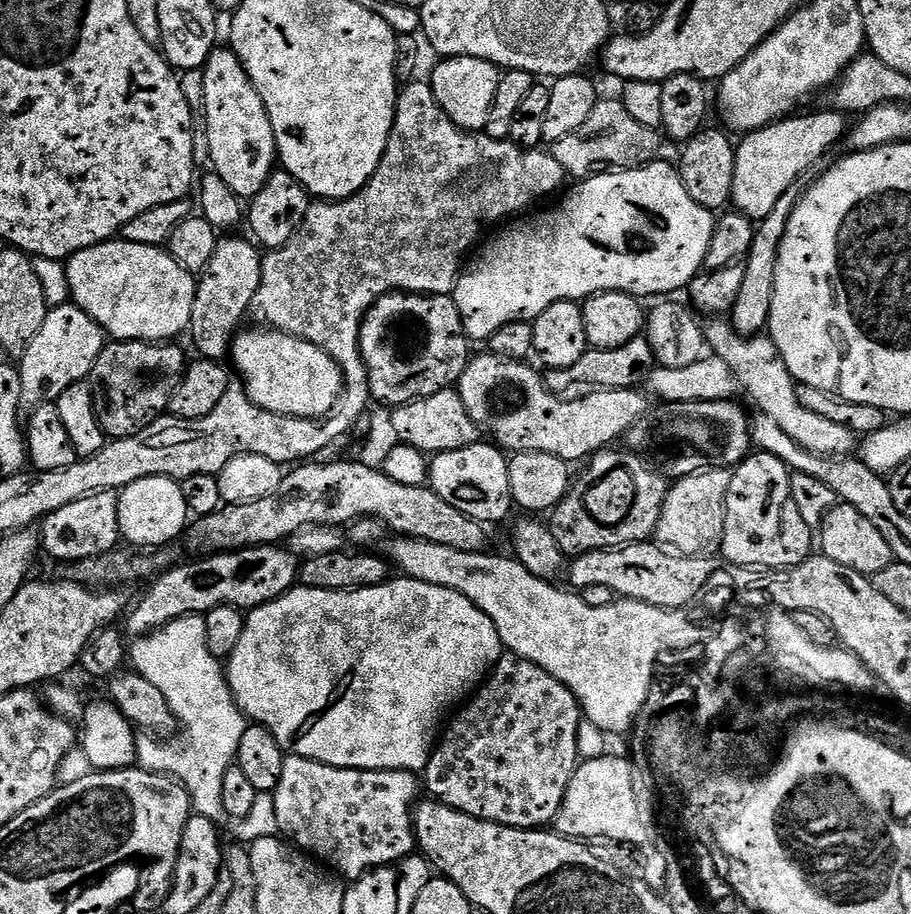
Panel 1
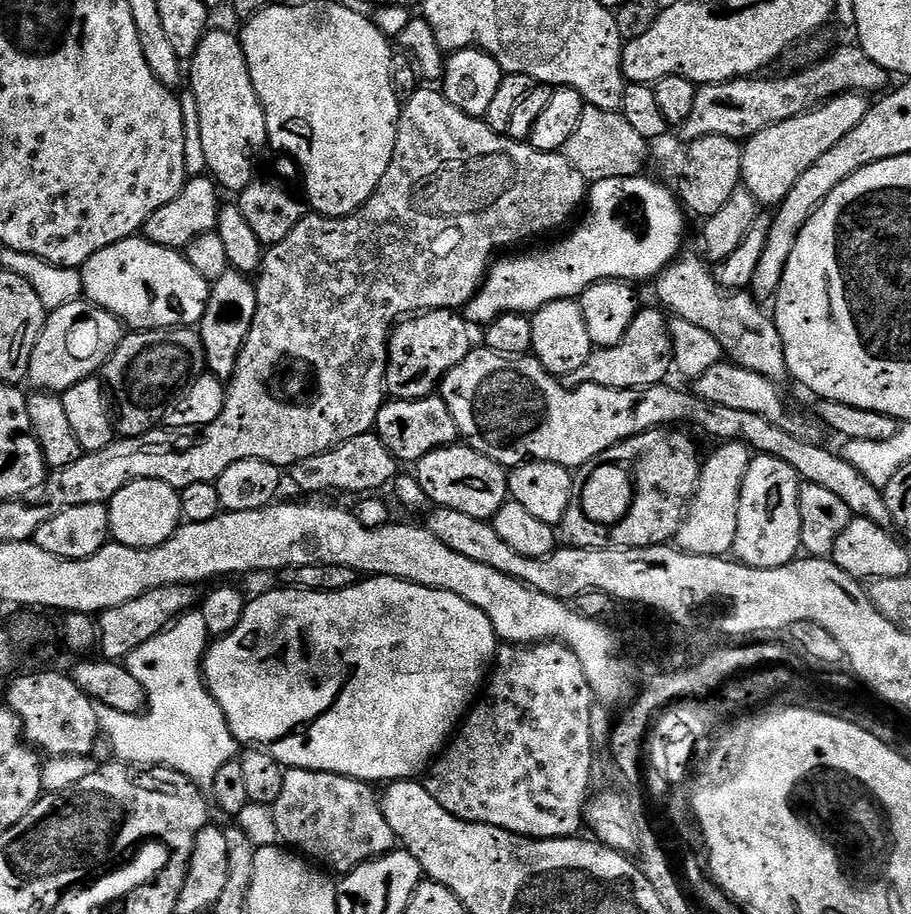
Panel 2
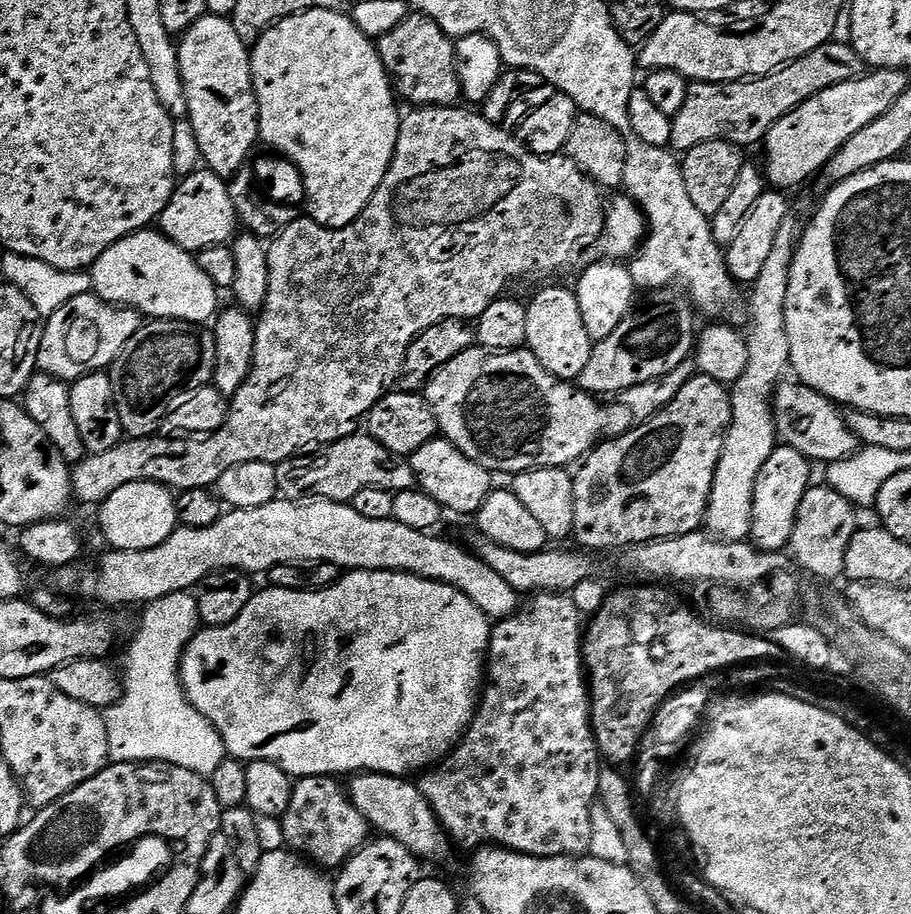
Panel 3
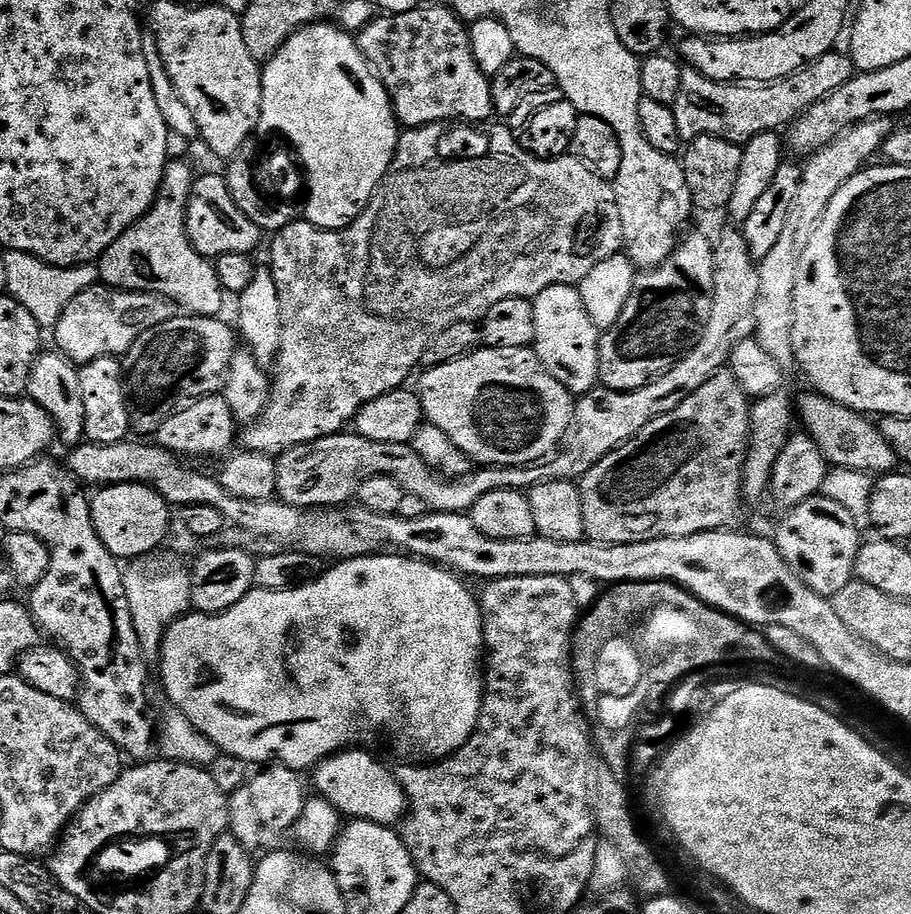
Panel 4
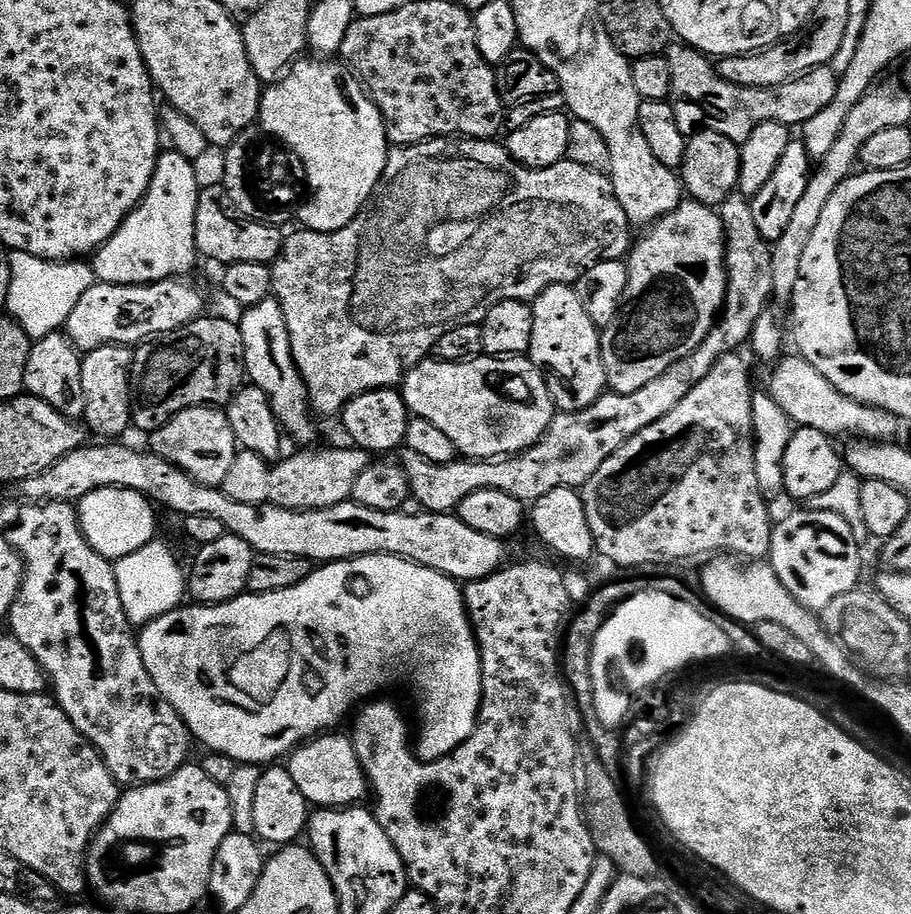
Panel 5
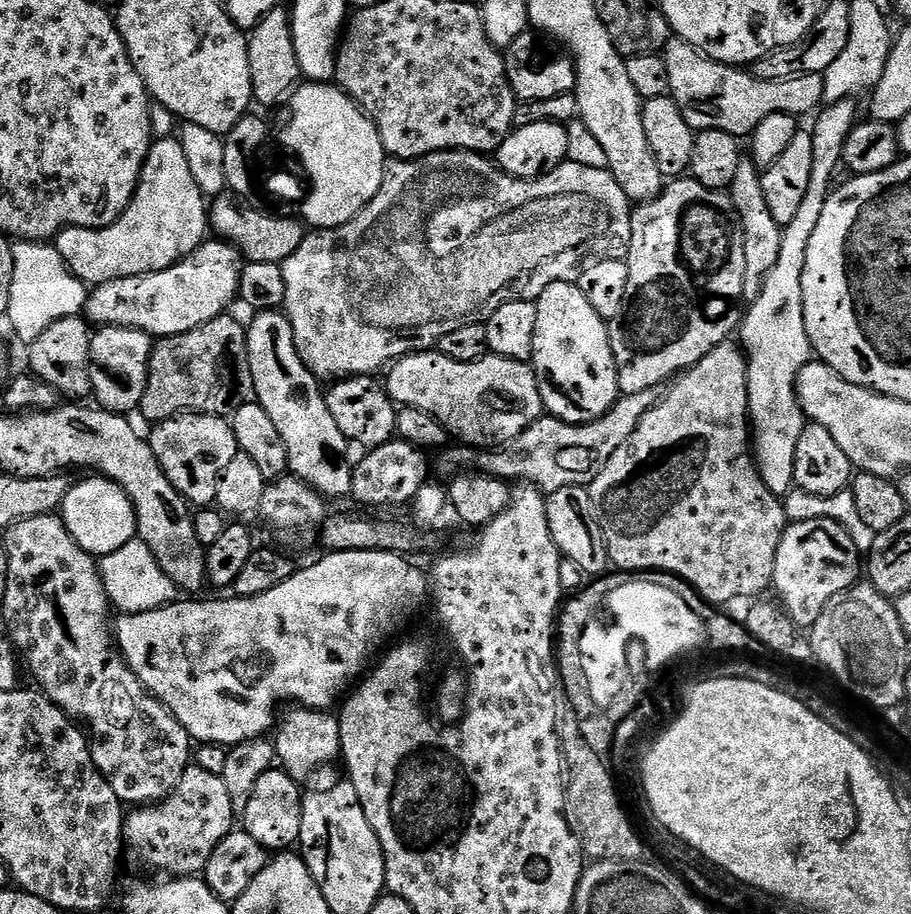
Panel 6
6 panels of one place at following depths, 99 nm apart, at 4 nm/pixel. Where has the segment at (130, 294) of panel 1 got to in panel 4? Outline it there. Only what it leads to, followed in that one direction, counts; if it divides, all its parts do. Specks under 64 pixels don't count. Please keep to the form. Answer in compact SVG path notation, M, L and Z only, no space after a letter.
M184 158L169 159L164 171L164 182L160 186L160 193L156 195L154 206L134 227L126 230L126 234L122 234L122 238L115 240L100 257L98 261L100 280L110 288L129 292L152 292L155 296L165 296L167 300L179 306L185 313L194 316L219 317L223 313L220 311L224 308L226 293L220 287L213 261L200 256L198 250L192 248L192 243L186 234L184 219L194 179L194 171L192 172L188 162Z

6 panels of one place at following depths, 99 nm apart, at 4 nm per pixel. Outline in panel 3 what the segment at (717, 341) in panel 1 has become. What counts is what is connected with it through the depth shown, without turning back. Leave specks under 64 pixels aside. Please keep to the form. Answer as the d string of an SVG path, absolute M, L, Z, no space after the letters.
M629 135L627 141L622 188L628 199L642 209L646 221L646 239L630 260L637 289L659 290L679 286L703 315L705 312L712 316L708 318L724 318L736 300L738 285L728 272L726 252L714 238L710 217L694 206L690 193L686 191L681 161L668 148L646 146L646 142L637 136Z

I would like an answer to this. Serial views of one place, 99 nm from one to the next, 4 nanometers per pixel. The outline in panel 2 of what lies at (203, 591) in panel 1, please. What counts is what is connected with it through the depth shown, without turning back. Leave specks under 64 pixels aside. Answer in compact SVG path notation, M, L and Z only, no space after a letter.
M191 584L158 586L158 590L150 590L138 598L130 598L130 602L122 602L122 606L110 606L105 612L99 613L99 655L105 660L127 661L128 655L138 650L142 642L150 642L150 638L163 632L172 621L193 611L198 604L196 592L197 589Z

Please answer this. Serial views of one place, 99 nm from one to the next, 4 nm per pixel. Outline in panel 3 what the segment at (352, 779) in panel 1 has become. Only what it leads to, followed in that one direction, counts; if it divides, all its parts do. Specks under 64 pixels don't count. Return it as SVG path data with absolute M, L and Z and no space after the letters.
M301 776L292 785L290 806L279 821L289 849L303 854L321 869L339 870L353 854L369 843L370 825L347 794L345 785L331 776Z

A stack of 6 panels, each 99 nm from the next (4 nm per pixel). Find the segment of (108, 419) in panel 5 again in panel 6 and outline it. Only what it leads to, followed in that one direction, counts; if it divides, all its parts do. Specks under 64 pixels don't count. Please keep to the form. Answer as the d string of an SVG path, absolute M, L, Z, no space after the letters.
M101 328L91 333L90 342L90 382L95 403L105 412L132 414L146 394L148 381L148 363L154 347L153 337L142 330L133 328Z

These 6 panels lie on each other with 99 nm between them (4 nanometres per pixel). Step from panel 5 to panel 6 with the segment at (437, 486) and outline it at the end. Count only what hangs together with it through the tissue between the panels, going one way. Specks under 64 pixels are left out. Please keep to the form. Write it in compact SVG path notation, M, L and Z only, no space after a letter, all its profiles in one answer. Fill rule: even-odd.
M742 158L738 162L738 171L734 174L734 182L730 189L732 205L740 219L740 229L744 235L742 251L746 254L746 272L744 274L744 300L751 302L758 298L764 285L766 274L778 262L778 254L782 254L783 227L770 215L766 206L766 196L762 194L761 169L750 158ZM660 388L642 390L642 394L621 395L614 407L602 418L589 424L567 424L557 416L547 414L535 420L506 450L477 450L471 446L449 447L439 453L440 461L435 461L434 472L440 476L455 477L465 470L475 470L479 475L492 476L505 482L519 482L531 486L545 494L551 494L578 486L591 485L594 478L610 462L614 450L634 434L638 422L662 399Z

